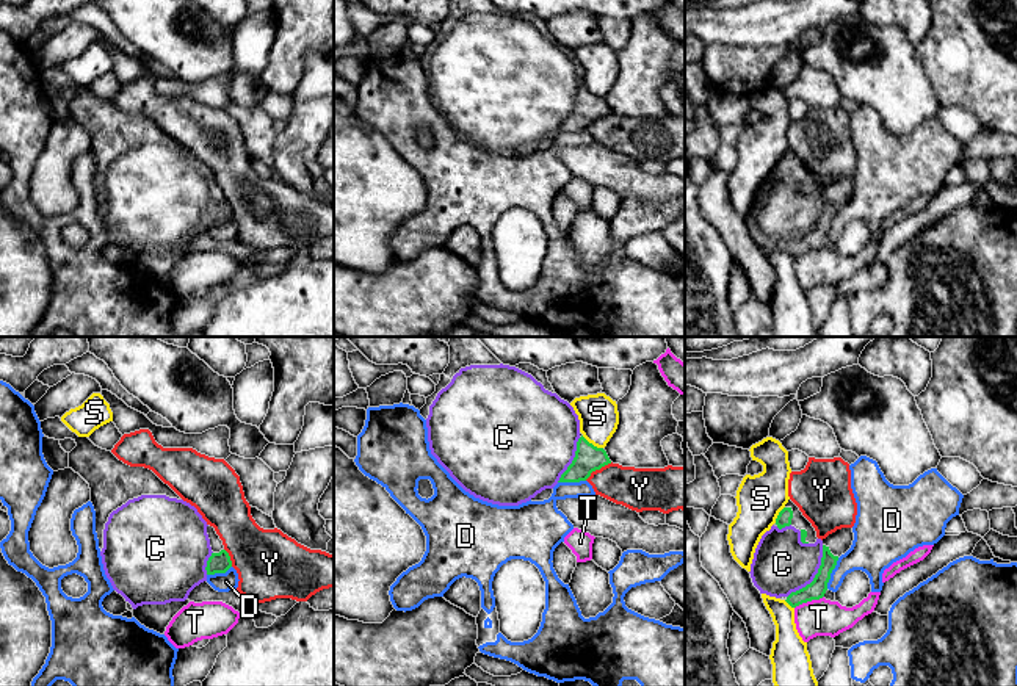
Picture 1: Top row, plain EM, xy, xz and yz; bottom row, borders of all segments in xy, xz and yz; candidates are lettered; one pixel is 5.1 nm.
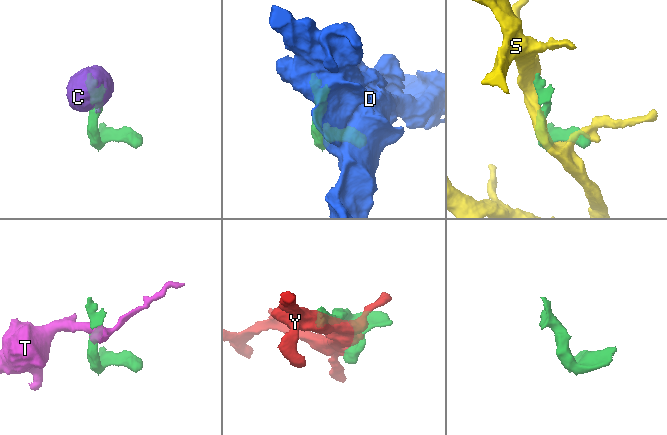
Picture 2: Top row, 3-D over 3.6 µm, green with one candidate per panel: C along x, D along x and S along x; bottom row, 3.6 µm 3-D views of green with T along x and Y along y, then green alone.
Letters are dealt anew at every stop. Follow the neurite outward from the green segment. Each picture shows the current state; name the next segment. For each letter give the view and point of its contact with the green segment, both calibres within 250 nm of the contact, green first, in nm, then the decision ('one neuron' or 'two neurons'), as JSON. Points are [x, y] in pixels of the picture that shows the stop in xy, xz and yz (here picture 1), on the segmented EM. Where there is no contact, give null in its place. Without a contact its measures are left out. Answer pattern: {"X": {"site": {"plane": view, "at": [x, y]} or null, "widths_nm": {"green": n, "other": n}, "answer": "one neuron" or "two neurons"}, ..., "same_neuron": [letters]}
{"C": {"site": {"plane": "yz", "at": [815, 575]}, "widths_nm": {"green": 90, "other": 300}, "answer": "one neuron"}, "D": {"site": {"plane": "yz", "at": [831, 572]}, "widths_nm": {"green": 90, "other": 240}, "answer": "two neurons"}, "S": {"site": {"plane": "xz", "at": [591, 444]}, "widths_nm": {"green": 140, "other": 200}, "answer": "two neurons"}, "T": {"site": {"plane": "yz", "at": [809, 600]}, "widths_nm": {"green": 90, "other": 190}, "answer": "two neurons"}, "Y": {"site": {"plane": "xz", "at": [597, 469]}, "widths_nm": {"green": 140, "other": 220}, "answer": "two neurons"}, "same_neuron": ["C"]}

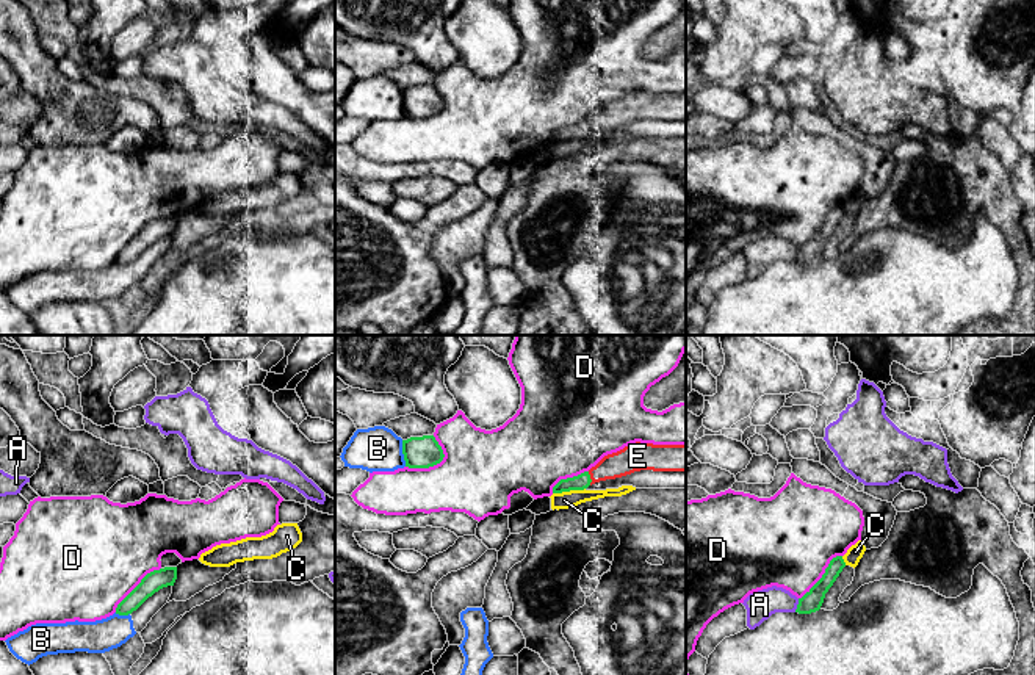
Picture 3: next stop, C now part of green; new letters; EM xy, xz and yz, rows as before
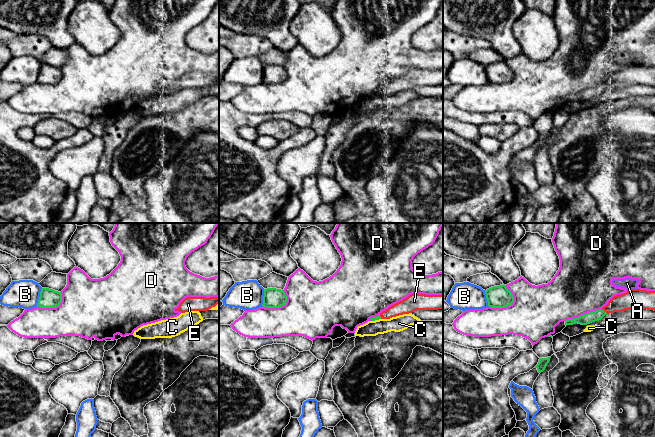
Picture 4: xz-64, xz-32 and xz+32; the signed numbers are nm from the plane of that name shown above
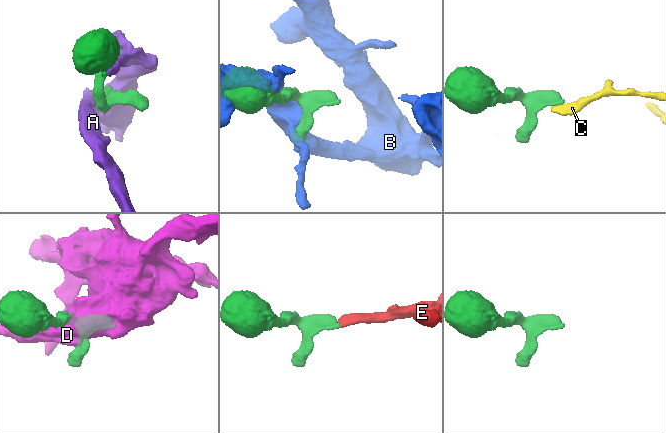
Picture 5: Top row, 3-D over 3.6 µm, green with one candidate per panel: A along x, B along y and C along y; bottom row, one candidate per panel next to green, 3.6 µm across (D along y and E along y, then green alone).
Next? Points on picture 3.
{"A": {"site": {"plane": "yz", "at": [797, 605]}, "widths_nm": {"green": 110, "other": 150}, "answer": "two neurons"}, "B": {"site": {"plane": "xz", "at": [403, 453]}, "widths_nm": {"green": 160, "other": 220}, "answer": "two neurons"}, "C": {"site": {"plane": "xz", "at": [569, 490]}, "widths_nm": {"green": 80, "other": 90}, "answer": "two neurons"}, "D": {"site": {"plane": "xz", "at": [436, 464]}, "widths_nm": {"green": 160, "other": 400}, "answer": "two neurons"}, "E": {"site": {"plane": "xz", "at": [589, 478]}, "widths_nm": {"green": 80, "other": 140}, "answer": "one neuron"}, "same_neuron": ["E"]}

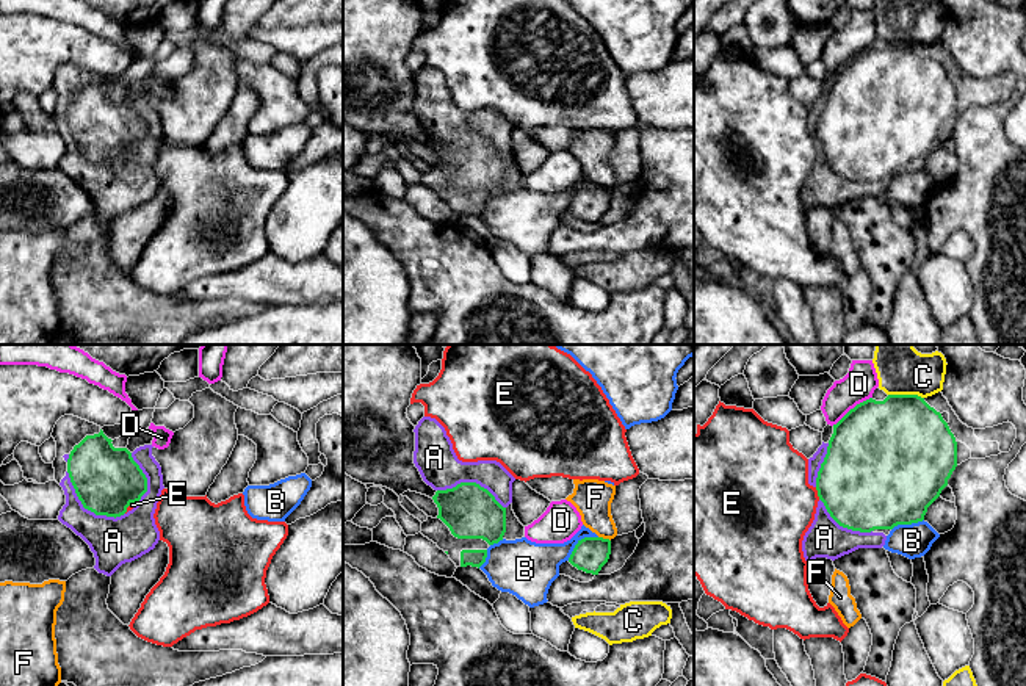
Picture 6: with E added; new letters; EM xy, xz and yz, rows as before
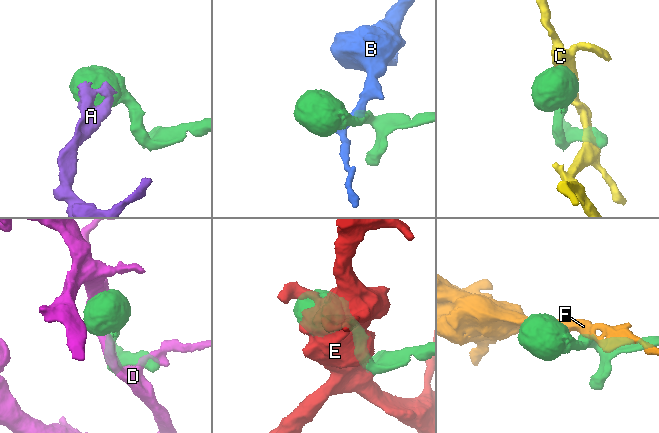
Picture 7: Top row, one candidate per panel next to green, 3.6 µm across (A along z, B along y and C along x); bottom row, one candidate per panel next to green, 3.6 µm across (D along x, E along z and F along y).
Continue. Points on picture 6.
{"A": {"site": {"plane": "xy", "at": [86, 508]}, "widths_nm": {"green": 340, "other": 240}, "answer": "one neuron"}, "B": {"site": {"plane": "xz", "at": [578, 542]}, "widths_nm": {"green": 180, "other": 240}, "answer": "two neurons"}, "C": {"site": {"plane": "yz", "at": [906, 395]}, "widths_nm": {"green": 480, "other": 260}, "answer": "two neurons"}, "D": {"site": {"plane": "yz", "at": [851, 409]}, "widths_nm": {"green": 500, "other": 170}, "answer": "two neurons"}, "E": {"site": {"plane": "yz", "at": [818, 494]}, "widths_nm": {"green": 480, "other": 440}, "answer": "two neurons"}, "F": {"site": {"plane": "xz", "at": [605, 539]}, "widths_nm": {"green": 180, "other": 200}, "answer": "two neurons"}, "same_neuron": ["A"]}

